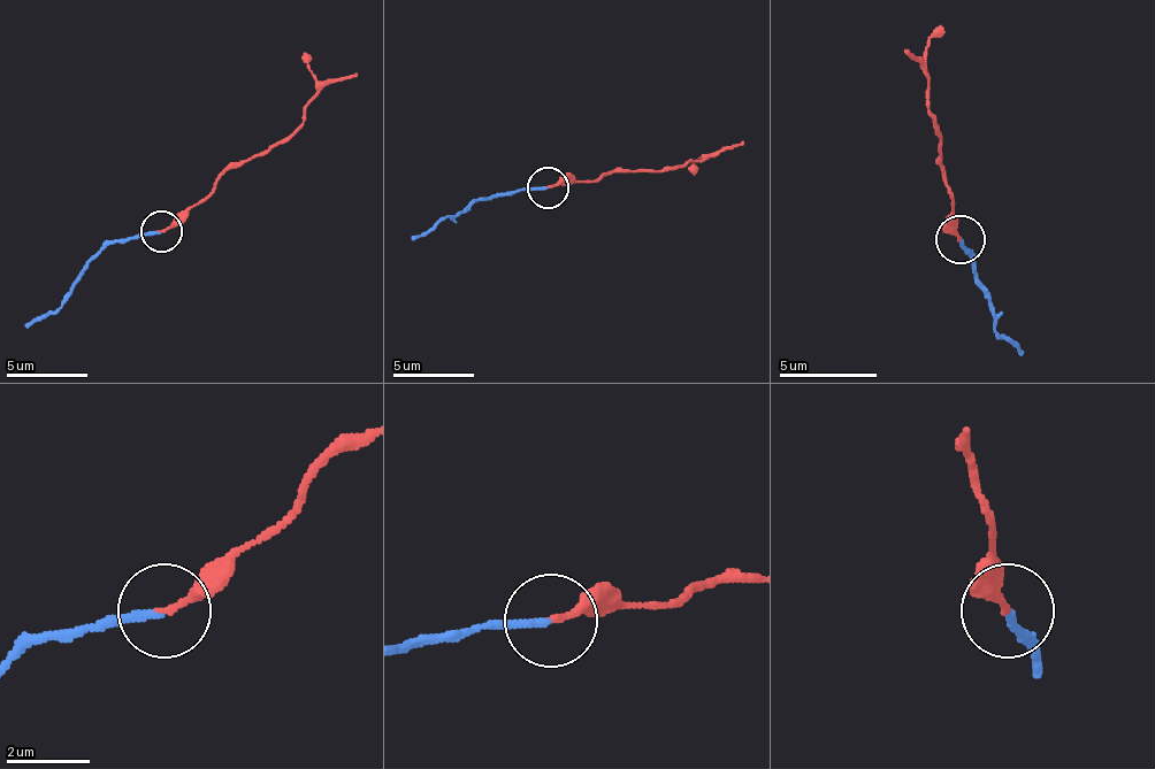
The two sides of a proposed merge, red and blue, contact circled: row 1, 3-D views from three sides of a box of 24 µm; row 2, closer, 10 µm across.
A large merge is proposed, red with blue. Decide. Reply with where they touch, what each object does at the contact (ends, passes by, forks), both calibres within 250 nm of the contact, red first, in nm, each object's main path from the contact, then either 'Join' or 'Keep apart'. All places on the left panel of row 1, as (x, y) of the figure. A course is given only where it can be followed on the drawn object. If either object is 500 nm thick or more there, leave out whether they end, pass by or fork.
Place: (161, 231). At the ring red ends. At the ring blue ends. Thickness 180 nm (red) against 200 nm. Course of red: (160, 230), (208, 193), (229, 169), (269, 153), (319, 92), (356, 71). Course of blue: (160, 230), (112, 243), (62, 304), (25, 328). Join

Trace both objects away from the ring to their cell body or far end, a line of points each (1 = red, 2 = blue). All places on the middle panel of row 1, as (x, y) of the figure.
1: (547, 186), (595, 182), (616, 170), (656, 170), (705, 162), (742, 141)
2: (547, 186), (498, 194), (449, 215), (412, 239)

